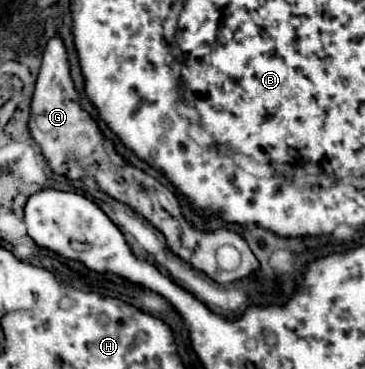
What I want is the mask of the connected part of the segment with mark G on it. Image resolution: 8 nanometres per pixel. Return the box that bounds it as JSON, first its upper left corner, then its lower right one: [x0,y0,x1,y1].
[30,35,258,283]

